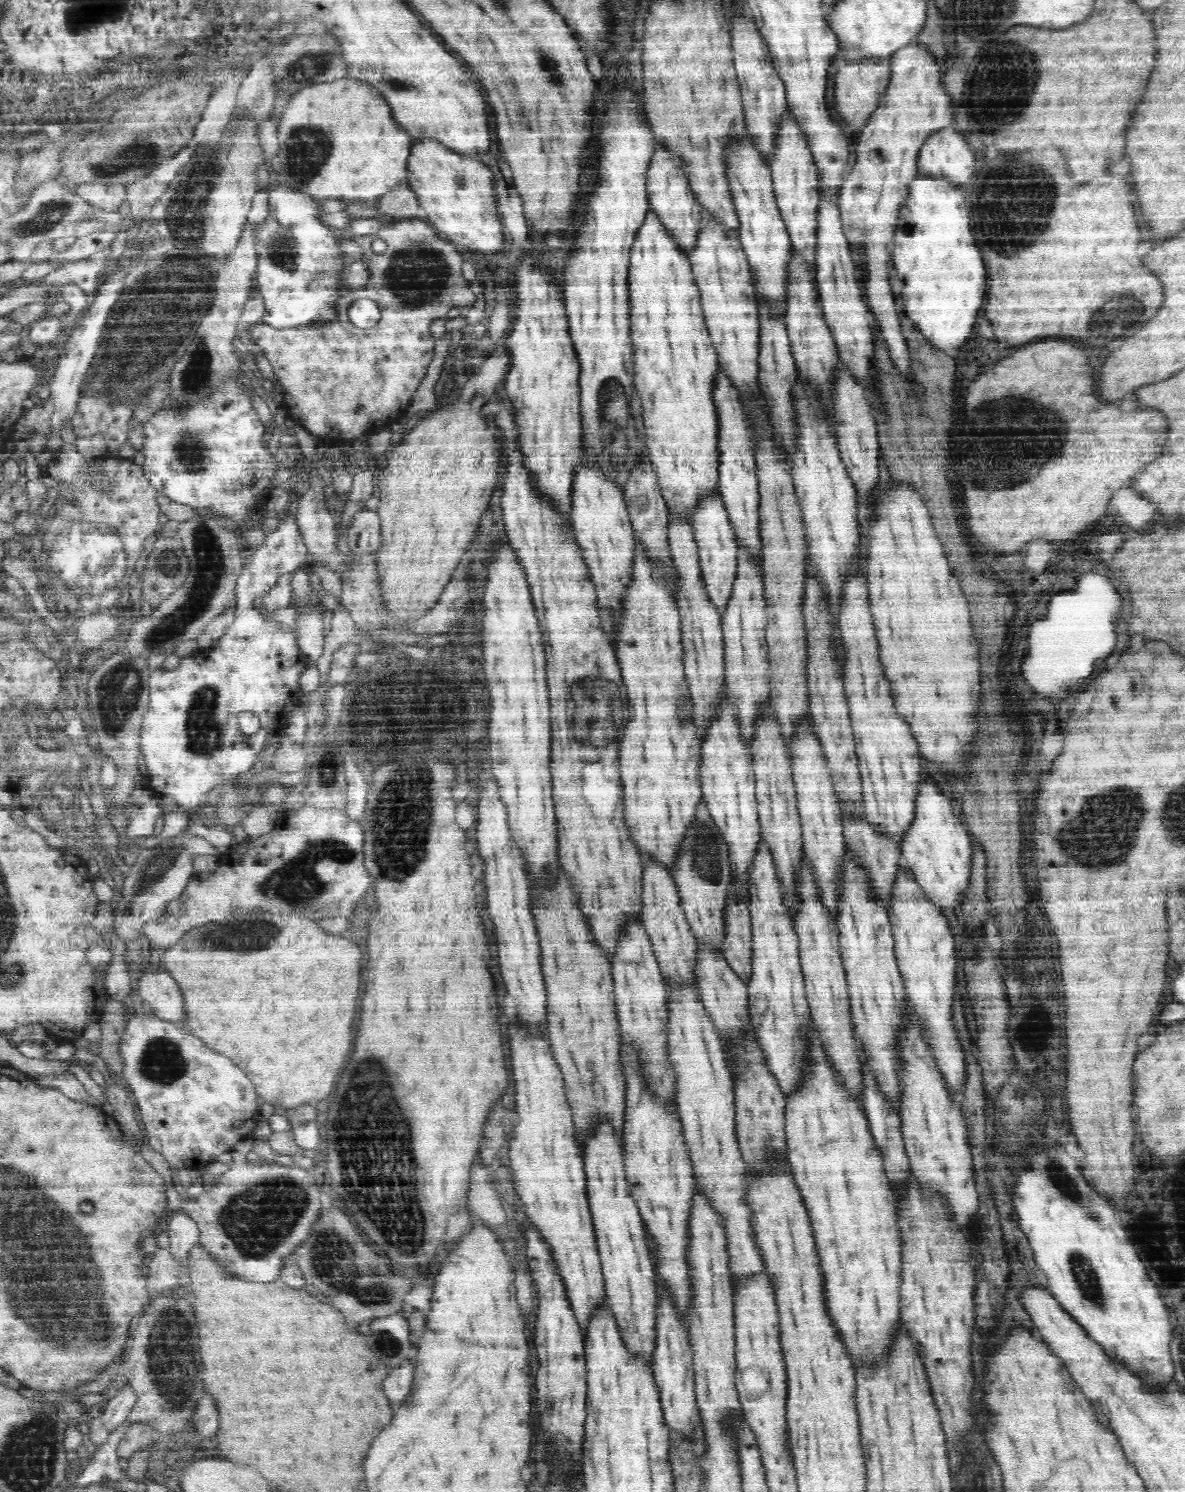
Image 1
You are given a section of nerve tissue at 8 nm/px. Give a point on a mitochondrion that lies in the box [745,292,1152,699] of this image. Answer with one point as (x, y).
(1019, 434)

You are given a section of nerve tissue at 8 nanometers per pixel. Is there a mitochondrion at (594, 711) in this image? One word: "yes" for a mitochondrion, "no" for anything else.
yes

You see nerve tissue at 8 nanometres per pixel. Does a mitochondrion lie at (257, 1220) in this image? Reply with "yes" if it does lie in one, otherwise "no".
yes

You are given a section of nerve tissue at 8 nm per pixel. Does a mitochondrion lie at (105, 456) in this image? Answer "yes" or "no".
no

